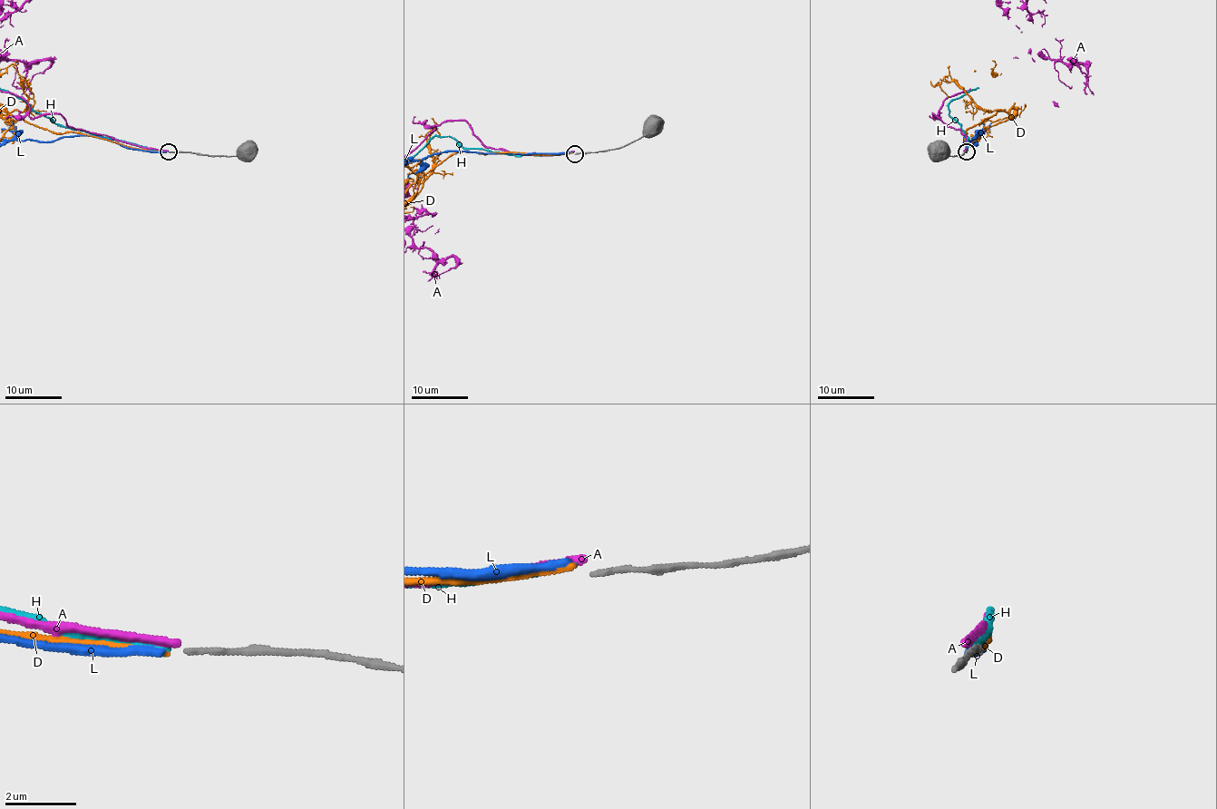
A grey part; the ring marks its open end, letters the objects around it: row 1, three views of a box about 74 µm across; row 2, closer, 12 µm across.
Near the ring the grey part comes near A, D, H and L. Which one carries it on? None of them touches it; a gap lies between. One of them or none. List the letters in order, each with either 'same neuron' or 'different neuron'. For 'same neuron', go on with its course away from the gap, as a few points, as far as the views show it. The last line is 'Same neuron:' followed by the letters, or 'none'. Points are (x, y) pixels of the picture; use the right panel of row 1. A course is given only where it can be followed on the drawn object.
A: different neuron
D: different neuron
H: same neuron
L: different neuron
Same neuron: H

